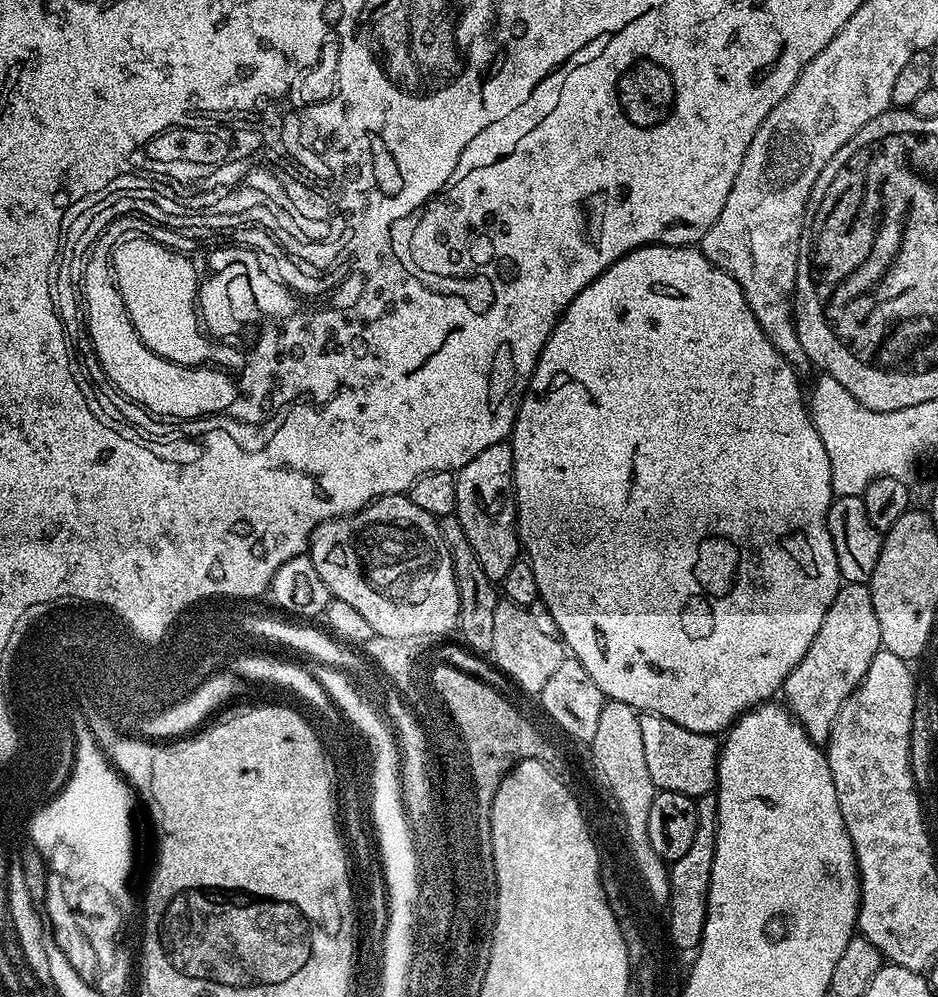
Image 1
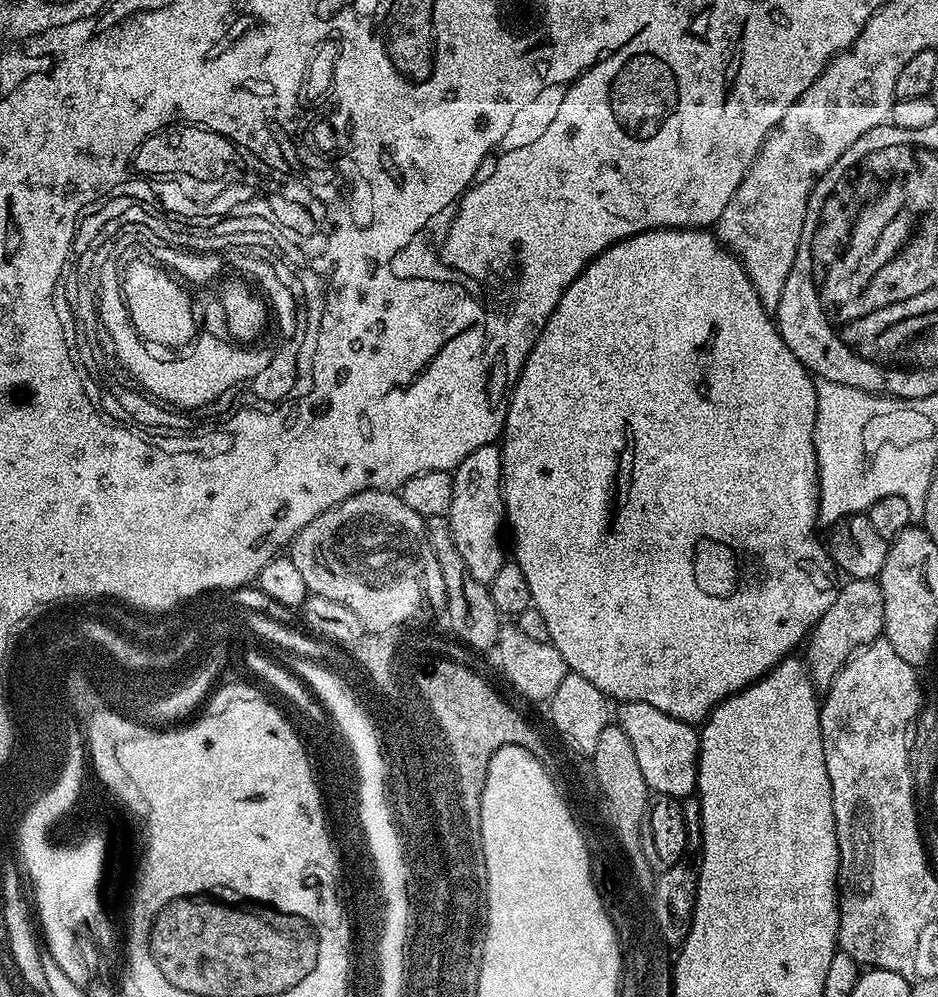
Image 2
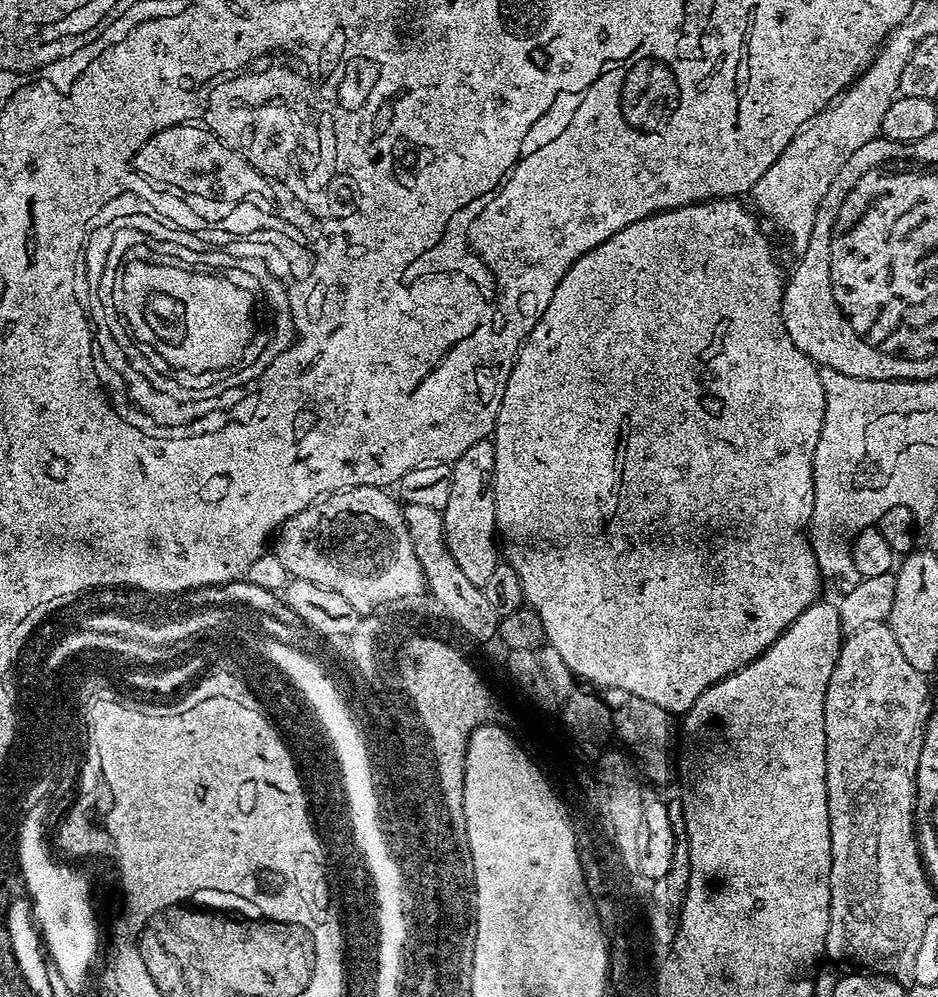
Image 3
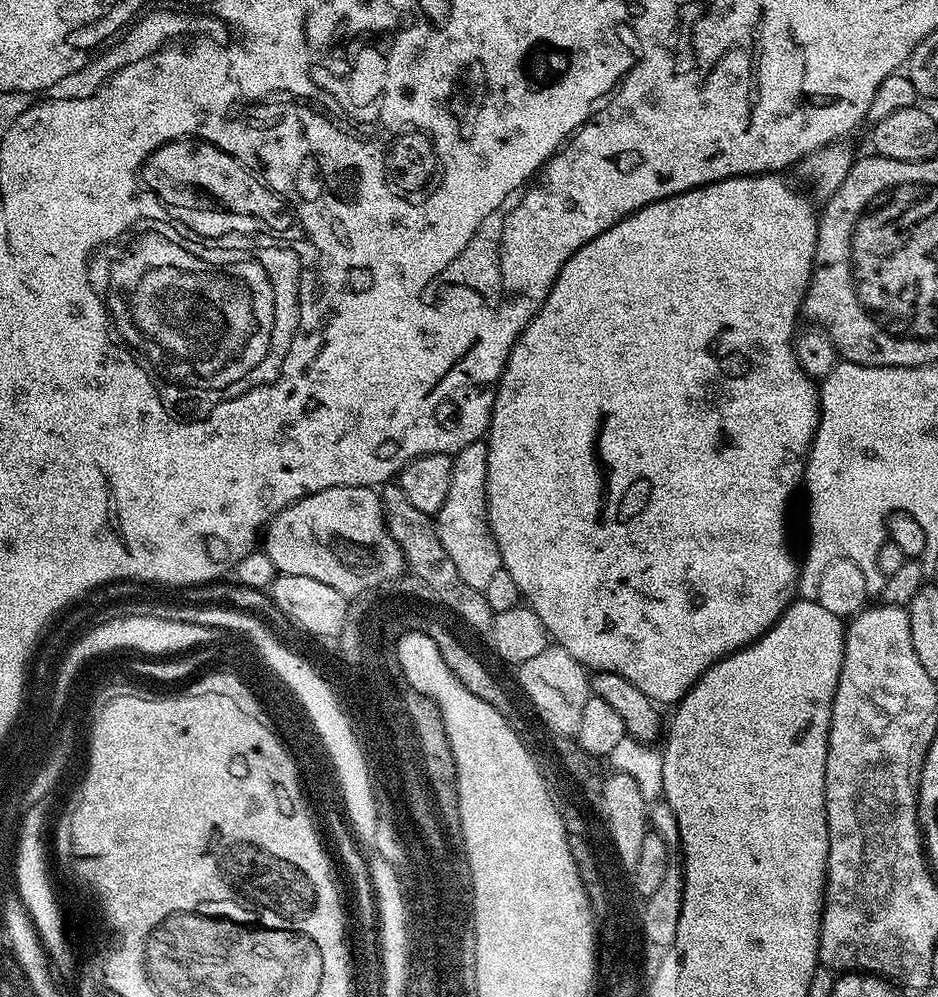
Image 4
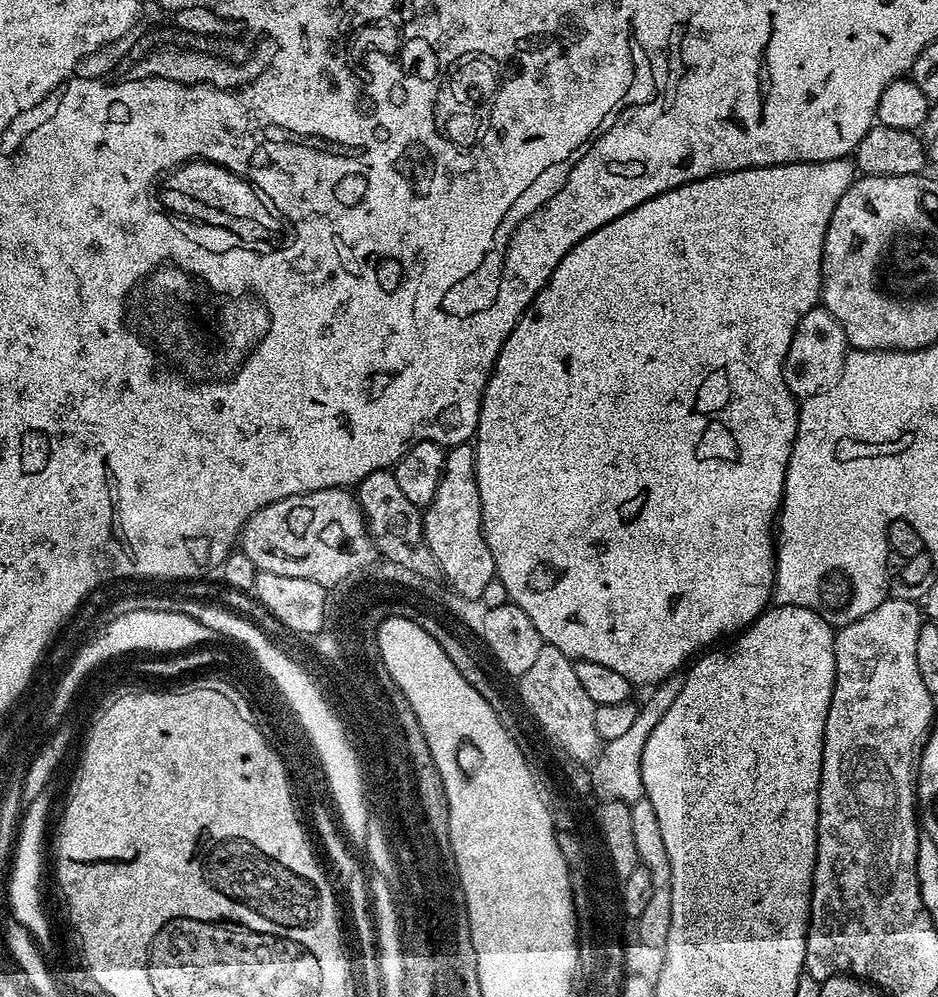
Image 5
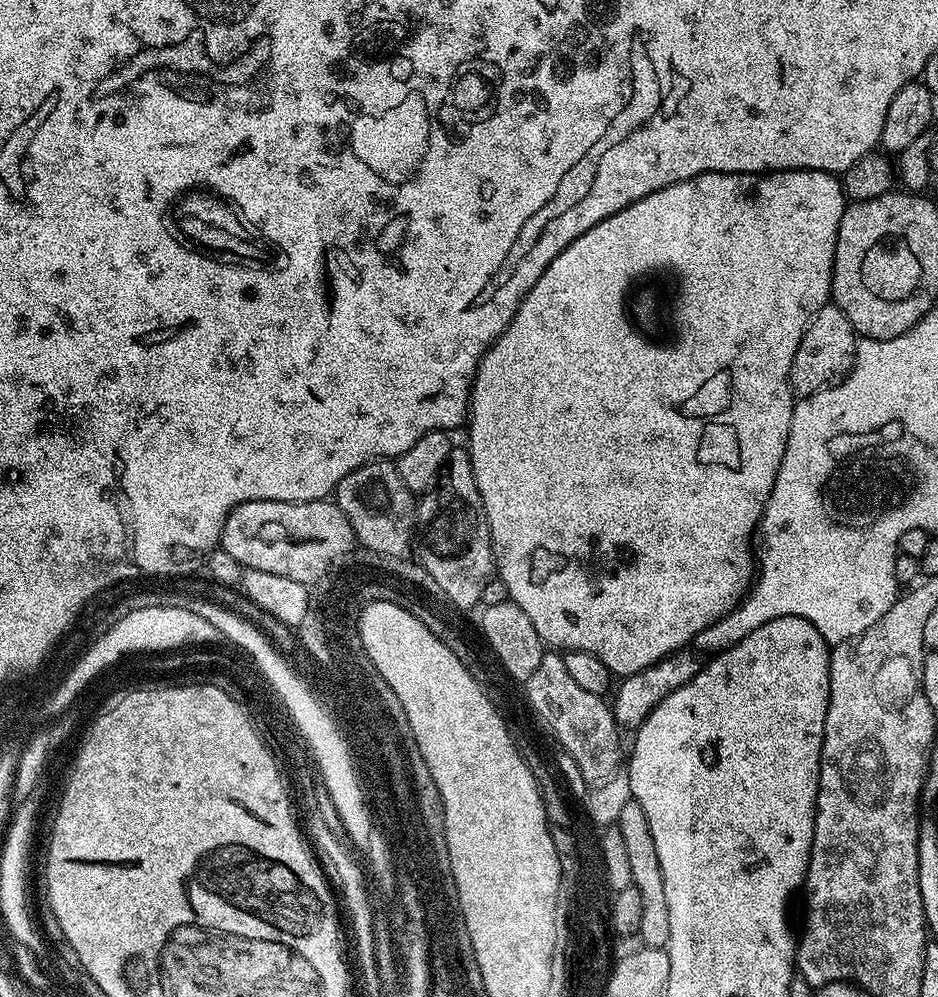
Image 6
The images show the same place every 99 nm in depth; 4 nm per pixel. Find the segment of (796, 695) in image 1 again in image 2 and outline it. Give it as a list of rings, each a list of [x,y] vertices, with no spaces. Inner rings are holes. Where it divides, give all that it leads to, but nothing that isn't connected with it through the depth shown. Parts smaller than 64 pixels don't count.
[[[879,579],[853,580],[839,585],[830,610],[822,614],[806,640],[806,667],[817,689],[832,687],[832,679],[842,670],[845,663],[861,648],[884,635],[884,603]],[[848,583],[848,584],[844,584]]]

